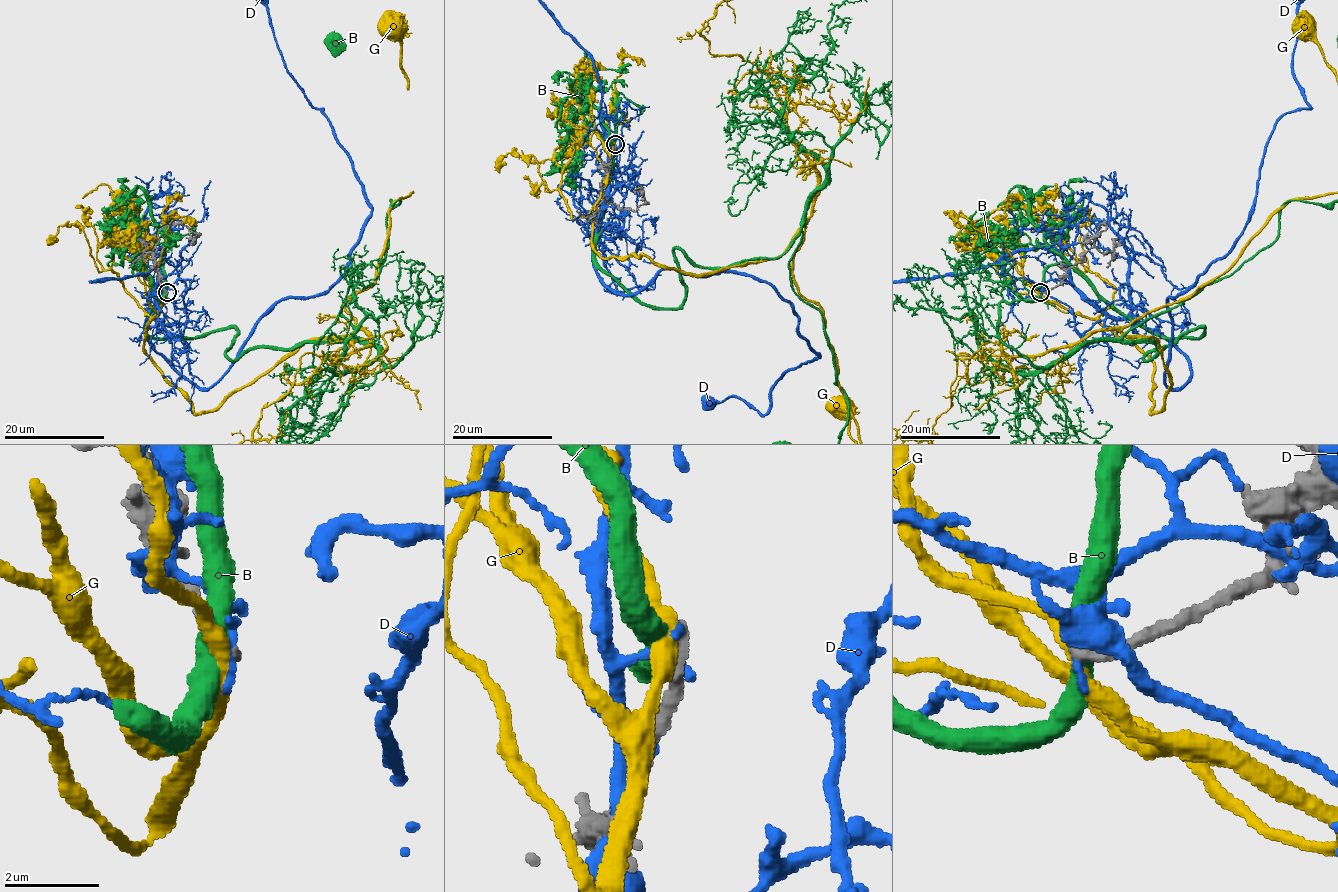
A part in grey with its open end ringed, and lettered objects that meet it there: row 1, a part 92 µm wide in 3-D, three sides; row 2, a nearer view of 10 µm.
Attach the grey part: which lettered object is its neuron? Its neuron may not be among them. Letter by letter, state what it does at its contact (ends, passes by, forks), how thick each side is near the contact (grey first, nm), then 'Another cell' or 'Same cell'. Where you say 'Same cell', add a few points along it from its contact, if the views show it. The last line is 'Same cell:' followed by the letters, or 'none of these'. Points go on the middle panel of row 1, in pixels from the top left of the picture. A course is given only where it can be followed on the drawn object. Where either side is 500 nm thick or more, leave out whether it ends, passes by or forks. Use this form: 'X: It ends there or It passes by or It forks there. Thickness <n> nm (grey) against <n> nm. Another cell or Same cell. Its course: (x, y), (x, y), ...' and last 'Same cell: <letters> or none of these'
B: It passes by. Thickness 280 nm (grey) against 460 nm. Another cell
D: It ends there. Thickness 280 nm (grey) against 200 nm. Another cell
G: It passes by. Thickness 280 nm (grey) against 280 nm. Another cell
Same cell: none of these

